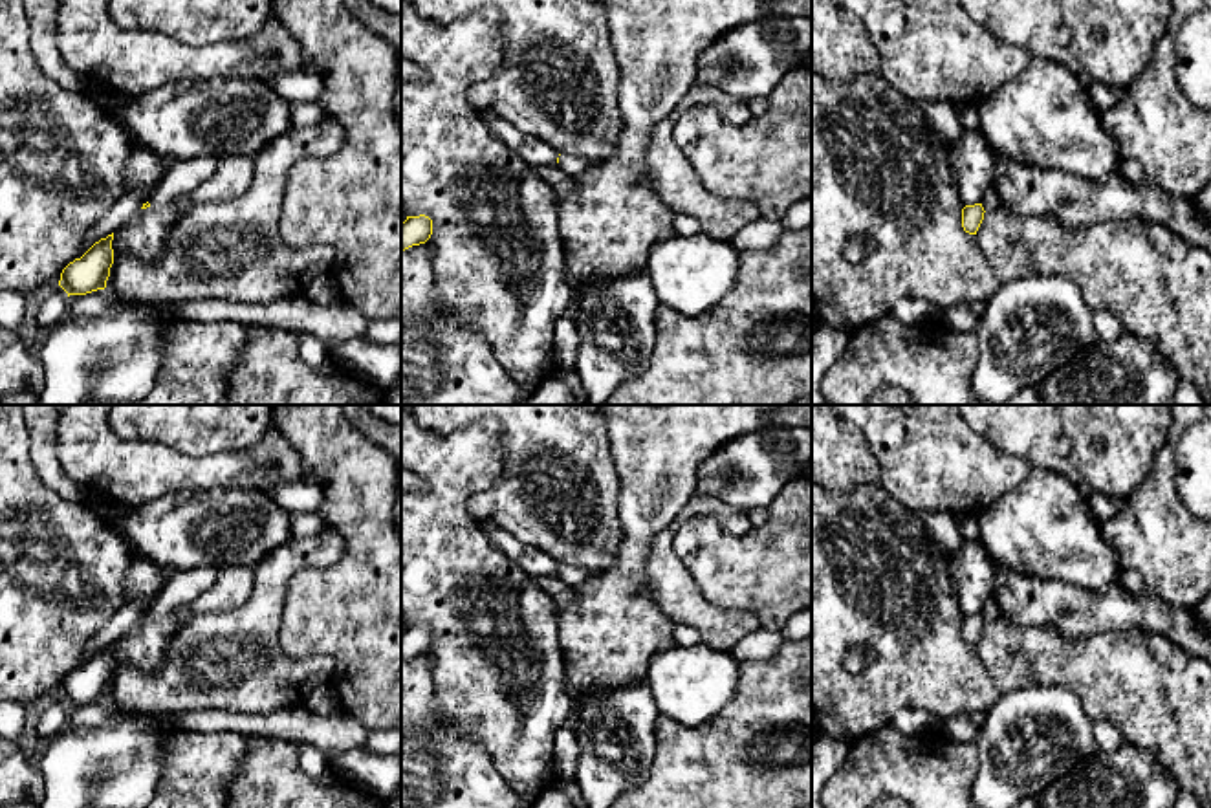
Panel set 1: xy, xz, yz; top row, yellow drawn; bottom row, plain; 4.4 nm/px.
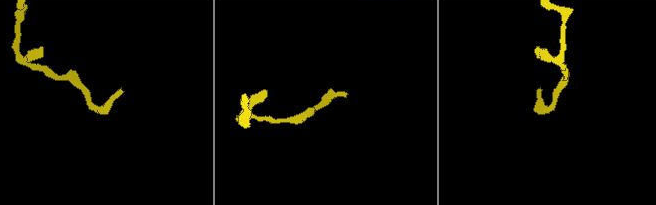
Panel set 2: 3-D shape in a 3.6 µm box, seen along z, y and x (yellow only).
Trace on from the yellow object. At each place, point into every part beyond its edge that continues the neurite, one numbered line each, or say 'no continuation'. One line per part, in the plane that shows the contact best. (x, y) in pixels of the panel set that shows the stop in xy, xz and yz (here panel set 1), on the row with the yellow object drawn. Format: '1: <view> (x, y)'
1: xz (572, 165)

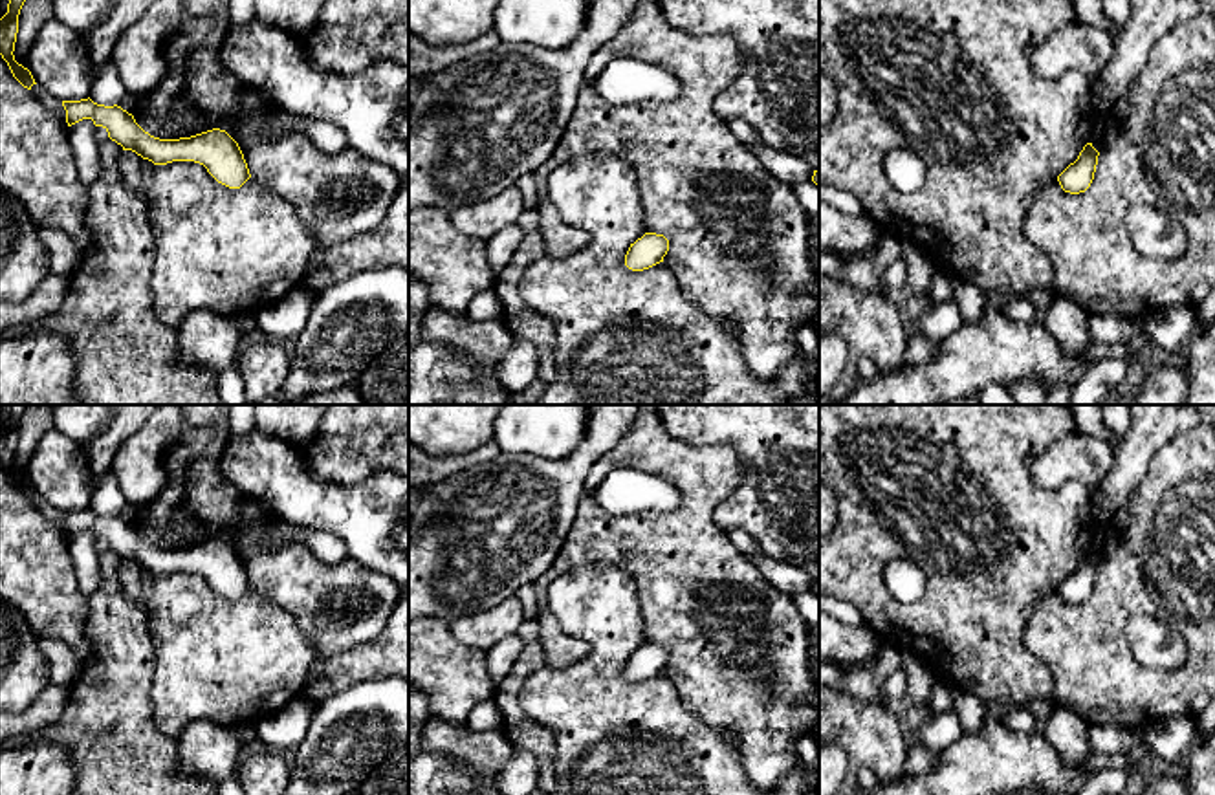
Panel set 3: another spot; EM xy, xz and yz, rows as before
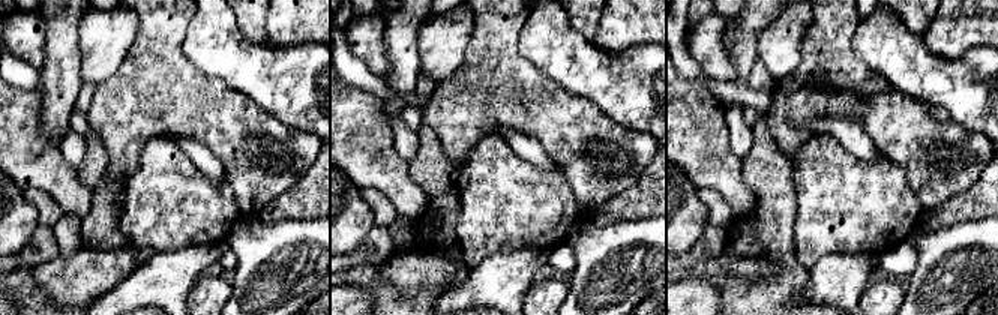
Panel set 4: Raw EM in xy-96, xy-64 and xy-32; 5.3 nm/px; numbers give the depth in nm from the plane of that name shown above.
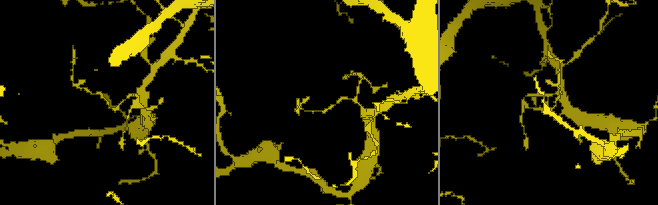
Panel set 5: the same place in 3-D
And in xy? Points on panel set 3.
no continuation

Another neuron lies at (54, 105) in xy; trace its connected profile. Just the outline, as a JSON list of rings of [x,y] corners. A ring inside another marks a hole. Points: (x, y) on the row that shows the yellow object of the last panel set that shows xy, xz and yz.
[[[38,84],[31,86],[31,92],[35,97],[60,121],[66,123],[66,110],[62,106],[60,99],[51,97],[48,92],[44,92]]]

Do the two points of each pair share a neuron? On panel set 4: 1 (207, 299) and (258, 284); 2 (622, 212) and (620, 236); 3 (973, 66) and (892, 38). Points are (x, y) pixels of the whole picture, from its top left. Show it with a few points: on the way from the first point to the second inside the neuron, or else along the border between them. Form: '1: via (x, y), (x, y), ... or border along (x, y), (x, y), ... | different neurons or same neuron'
1: border along (231, 285), (228, 299) | different neurons
2: border along (587, 216), (598, 224), (650, 218) | different neurons
3: via (953, 68), (922, 68), (911, 57) | same neuron

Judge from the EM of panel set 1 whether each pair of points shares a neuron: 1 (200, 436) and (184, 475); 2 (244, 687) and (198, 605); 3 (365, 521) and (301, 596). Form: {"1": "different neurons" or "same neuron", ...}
{"1": "different neurons", "2": "different neurons", "3": "same neuron"}

